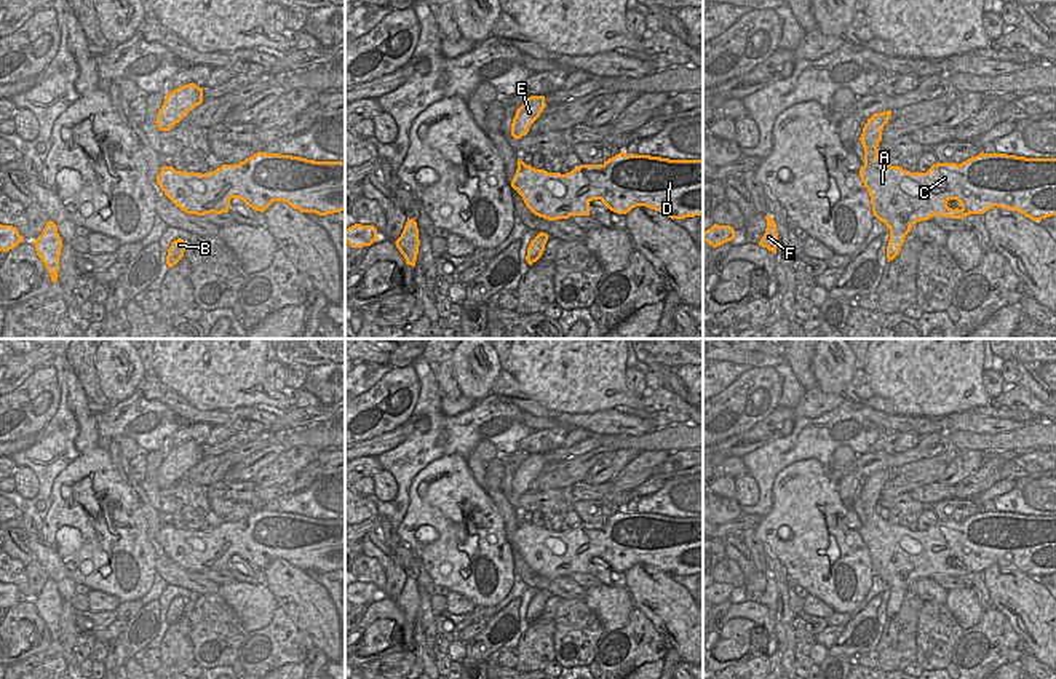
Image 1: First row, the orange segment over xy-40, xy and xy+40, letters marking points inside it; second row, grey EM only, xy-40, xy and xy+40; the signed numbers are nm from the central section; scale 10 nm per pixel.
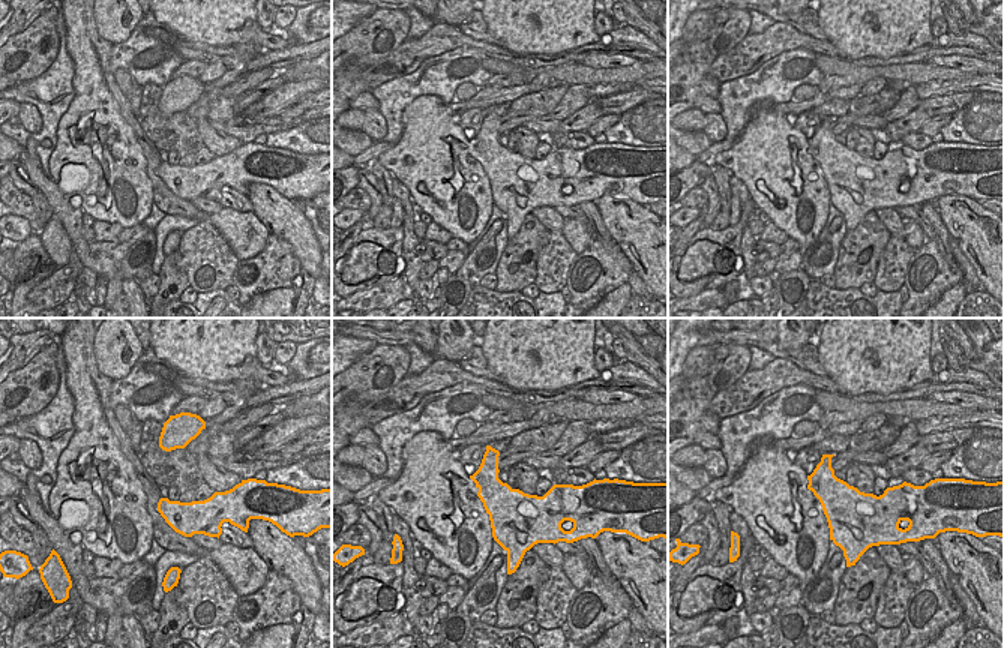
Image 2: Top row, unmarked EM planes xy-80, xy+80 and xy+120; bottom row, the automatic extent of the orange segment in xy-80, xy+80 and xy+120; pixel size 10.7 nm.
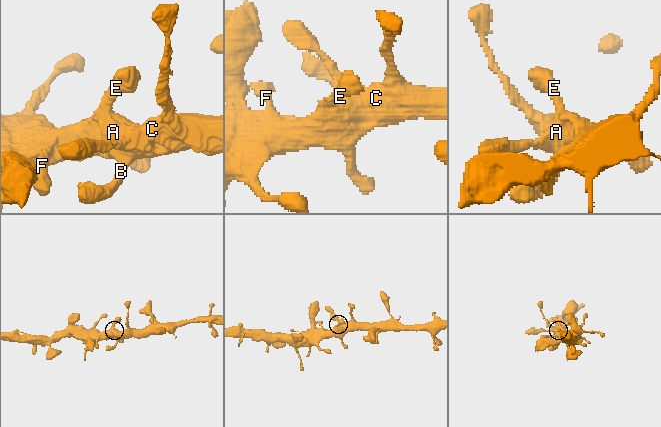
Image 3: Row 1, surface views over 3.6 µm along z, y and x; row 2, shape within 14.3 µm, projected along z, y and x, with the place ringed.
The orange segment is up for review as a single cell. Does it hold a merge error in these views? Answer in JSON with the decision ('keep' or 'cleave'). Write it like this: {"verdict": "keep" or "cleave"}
{"verdict": "keep"}

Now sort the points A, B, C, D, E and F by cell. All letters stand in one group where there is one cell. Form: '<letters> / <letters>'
A B C D E F

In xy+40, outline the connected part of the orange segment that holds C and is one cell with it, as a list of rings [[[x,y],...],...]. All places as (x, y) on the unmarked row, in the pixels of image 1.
[[[891,468],[867,476],[859,495],[864,505],[864,522],[859,535],[869,550],[874,574],[890,588],[887,617],[893,618],[911,585],[933,574],[963,577],[984,572],[990,566],[1014,567],[1032,578],[1056,574],[1056,516],[1026,516],[1006,511],[979,511],[967,519],[936,521],[927,530],[911,530],[882,519],[877,505]]]

